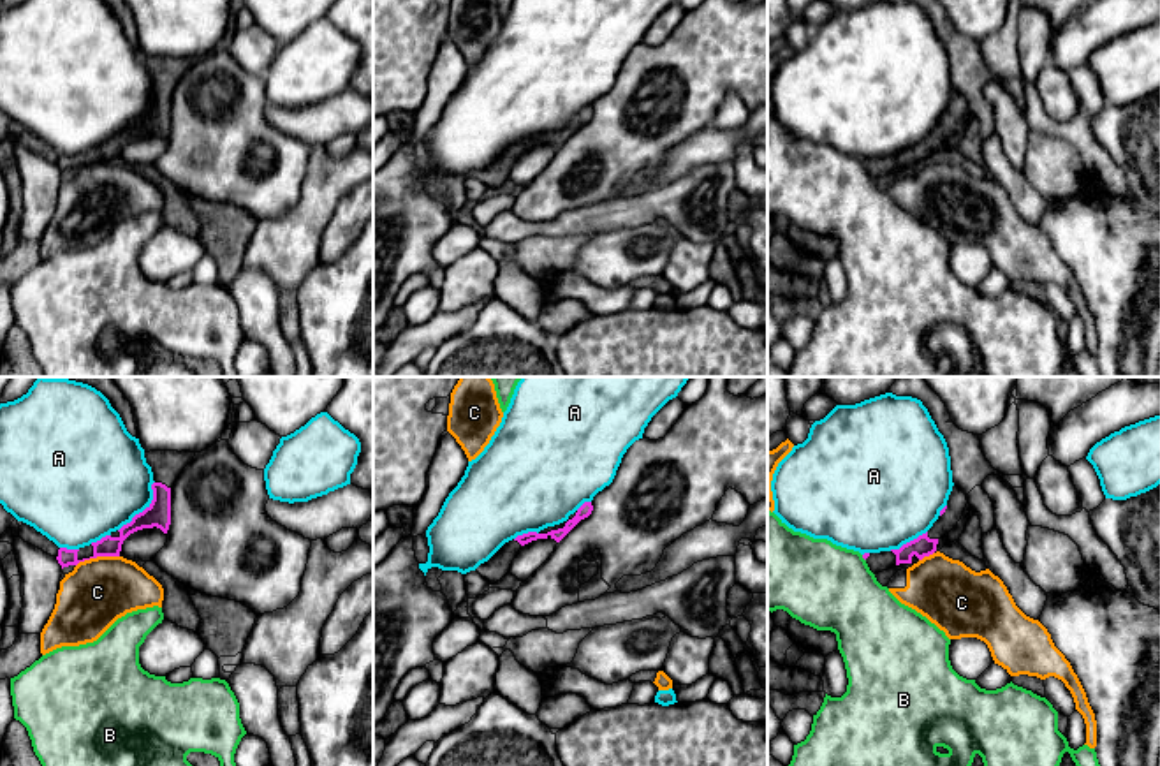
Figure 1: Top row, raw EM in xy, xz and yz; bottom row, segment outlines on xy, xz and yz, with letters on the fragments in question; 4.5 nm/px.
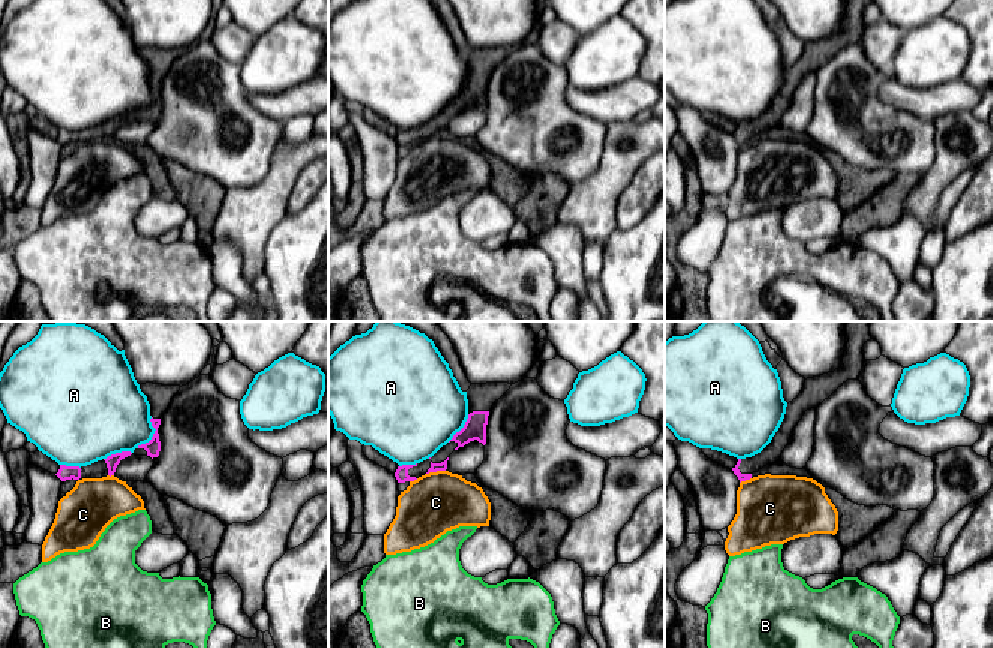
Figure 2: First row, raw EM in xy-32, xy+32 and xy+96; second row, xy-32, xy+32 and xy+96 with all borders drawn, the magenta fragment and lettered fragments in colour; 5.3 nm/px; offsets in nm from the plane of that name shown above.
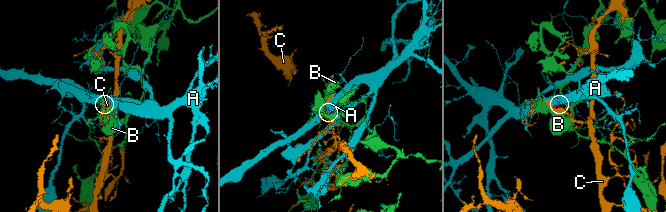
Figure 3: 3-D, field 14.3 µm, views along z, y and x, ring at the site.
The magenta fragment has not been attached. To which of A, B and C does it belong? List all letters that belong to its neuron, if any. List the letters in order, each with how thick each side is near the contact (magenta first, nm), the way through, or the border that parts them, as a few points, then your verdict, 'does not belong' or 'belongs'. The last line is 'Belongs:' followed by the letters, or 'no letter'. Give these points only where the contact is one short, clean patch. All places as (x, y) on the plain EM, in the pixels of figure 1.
A: 110 nm thick on the magenta side, 460 nm on the other; does not belong
B: 20 nm thick on the magenta side, 380 nm on the other; border along yz (861, 161), (865, 166); does not belong
C: 100 nm thick on the magenta side, 300 nm on the other; does not belong
Belongs: no letter

